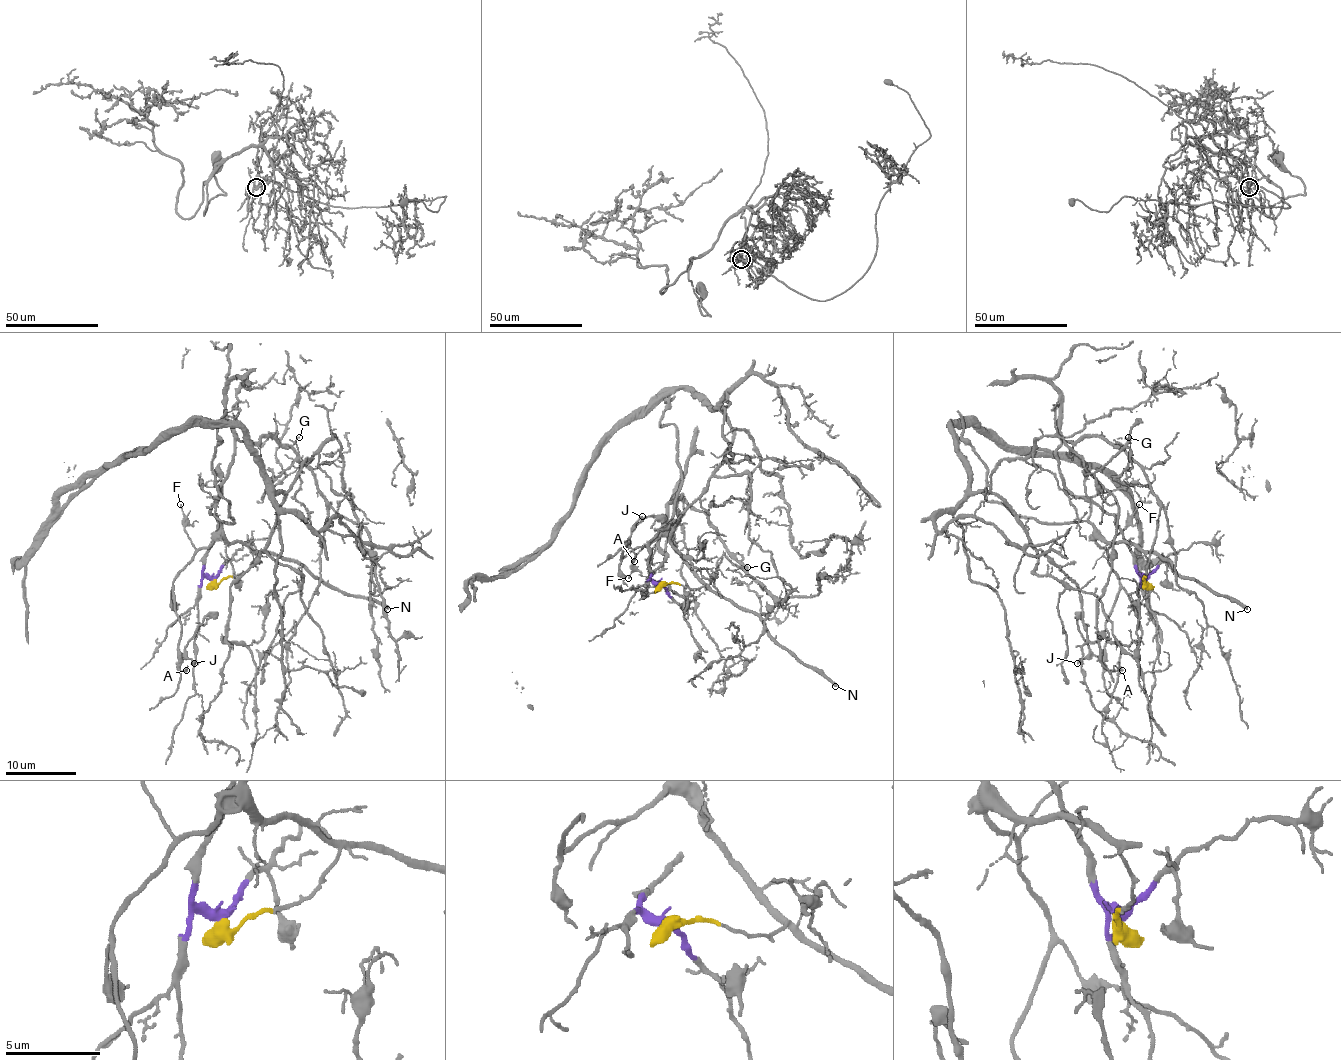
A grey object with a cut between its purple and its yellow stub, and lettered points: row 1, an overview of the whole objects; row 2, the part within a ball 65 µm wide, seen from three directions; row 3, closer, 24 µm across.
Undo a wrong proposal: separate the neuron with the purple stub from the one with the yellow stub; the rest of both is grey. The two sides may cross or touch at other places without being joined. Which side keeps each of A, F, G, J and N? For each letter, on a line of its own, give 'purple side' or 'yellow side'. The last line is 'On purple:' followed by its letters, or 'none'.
A: yellow side
F: yellow side
G: purple side
J: yellow side
N: yellow side
On purple: G

